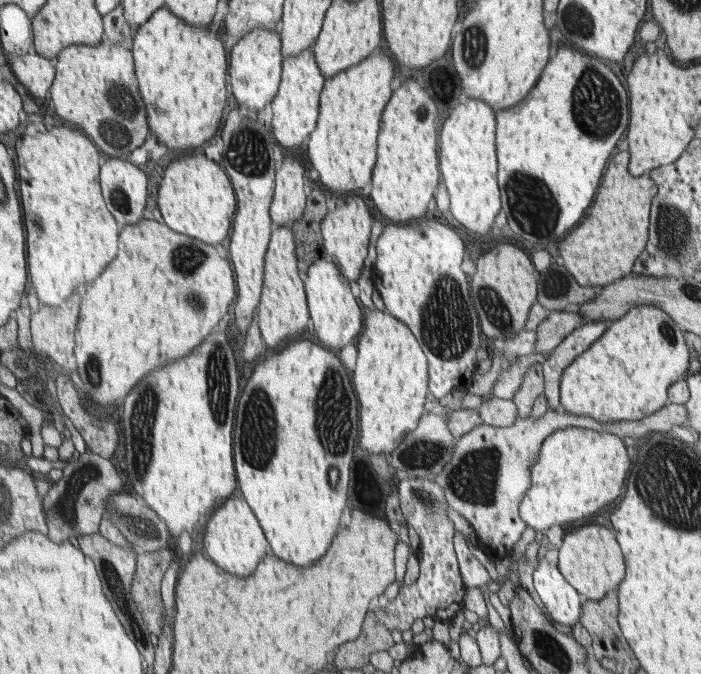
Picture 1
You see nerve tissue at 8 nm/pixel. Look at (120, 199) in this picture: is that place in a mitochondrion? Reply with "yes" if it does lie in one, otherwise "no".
yes

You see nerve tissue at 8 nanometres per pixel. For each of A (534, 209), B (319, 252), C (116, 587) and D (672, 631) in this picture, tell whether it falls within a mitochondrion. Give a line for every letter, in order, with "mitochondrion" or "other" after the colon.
A: mitochondrion
B: other
C: mitochondrion
D: other

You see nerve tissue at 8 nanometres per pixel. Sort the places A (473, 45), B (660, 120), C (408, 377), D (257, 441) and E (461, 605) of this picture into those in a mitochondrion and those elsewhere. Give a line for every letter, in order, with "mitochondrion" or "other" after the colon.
A: mitochondrion
B: other
C: other
D: mitochondrion
E: other

